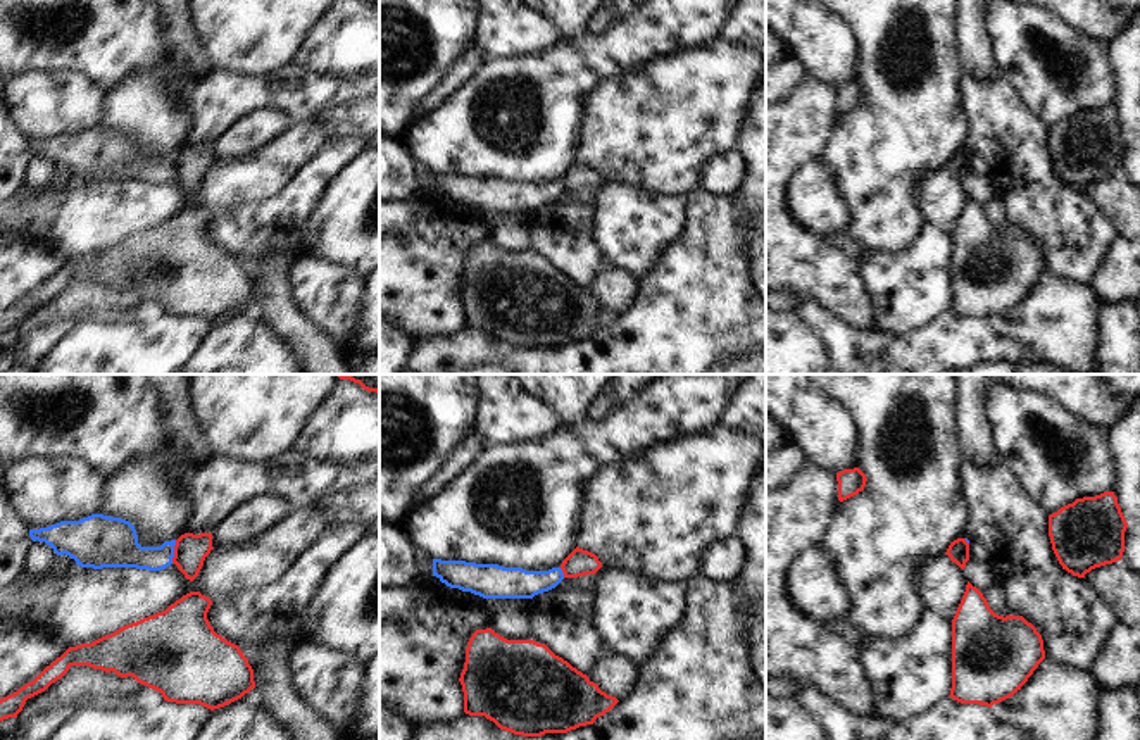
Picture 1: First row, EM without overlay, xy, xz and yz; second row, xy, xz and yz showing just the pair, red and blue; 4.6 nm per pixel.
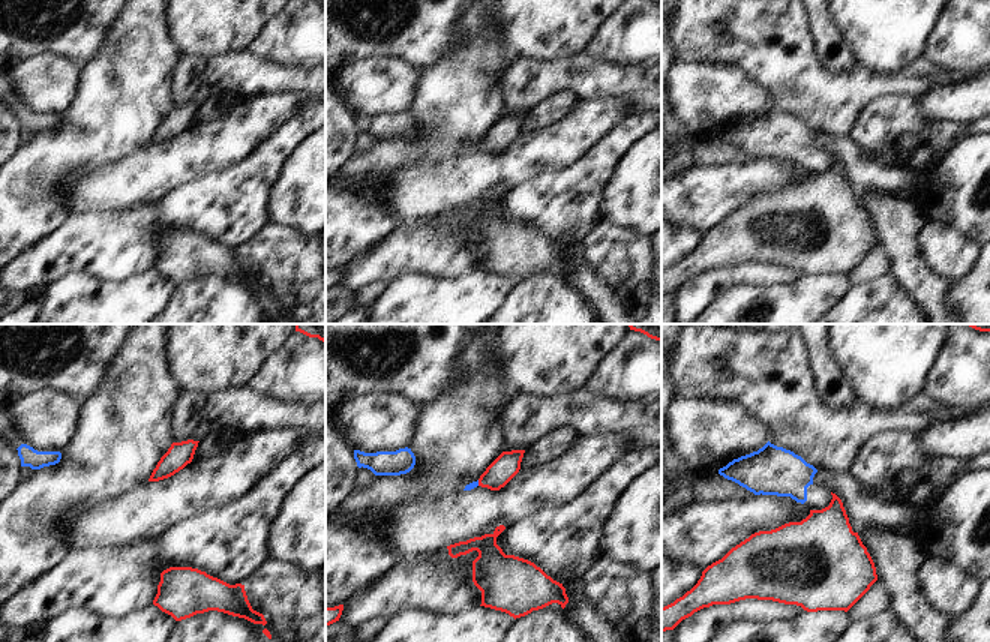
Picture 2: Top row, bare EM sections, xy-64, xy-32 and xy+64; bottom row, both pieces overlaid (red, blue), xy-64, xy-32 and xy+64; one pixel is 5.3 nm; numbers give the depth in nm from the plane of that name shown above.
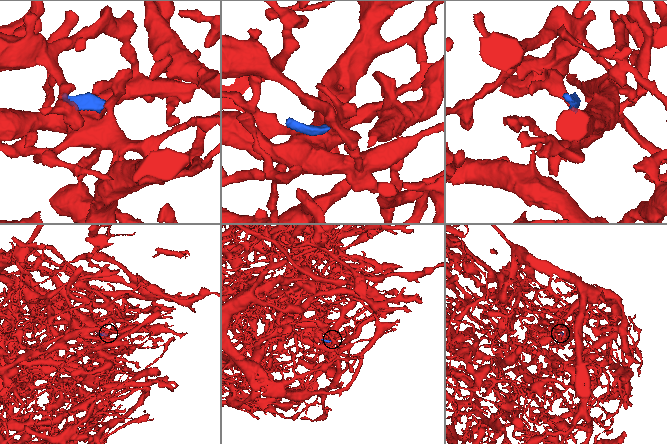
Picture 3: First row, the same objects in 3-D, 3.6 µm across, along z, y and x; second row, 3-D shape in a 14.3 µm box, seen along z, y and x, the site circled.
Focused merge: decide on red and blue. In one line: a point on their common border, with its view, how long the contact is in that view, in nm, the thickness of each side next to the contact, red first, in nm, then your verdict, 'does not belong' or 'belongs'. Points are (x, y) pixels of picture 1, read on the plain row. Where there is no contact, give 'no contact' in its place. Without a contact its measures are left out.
contact xy (175, 166); length 110 nm; calibres 160 and 170 nm; does not belong

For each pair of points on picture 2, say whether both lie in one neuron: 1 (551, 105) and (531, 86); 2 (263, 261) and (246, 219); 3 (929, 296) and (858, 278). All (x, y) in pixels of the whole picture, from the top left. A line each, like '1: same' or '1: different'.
1: different
2: different
3: different

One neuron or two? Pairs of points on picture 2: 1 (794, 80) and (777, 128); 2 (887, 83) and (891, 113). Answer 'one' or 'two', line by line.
1: two
2: two

